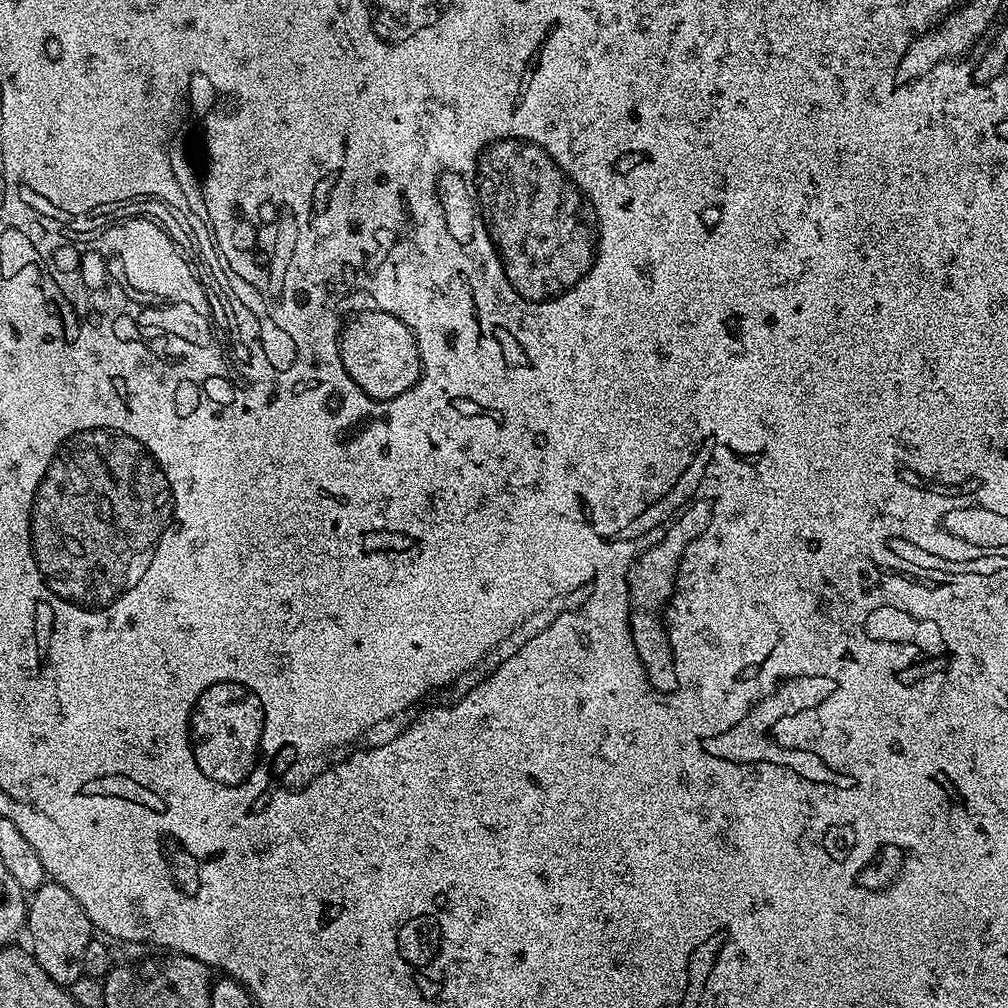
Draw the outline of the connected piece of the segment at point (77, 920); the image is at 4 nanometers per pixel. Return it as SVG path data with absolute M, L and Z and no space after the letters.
M45 882L41 888L31 893L28 900L28 918L26 921L26 936L32 939L30 951L38 966L50 974L55 984L70 986L78 982L78 978L84 975L82 966L82 954L86 946L94 938L94 929L86 910L61 884Z

